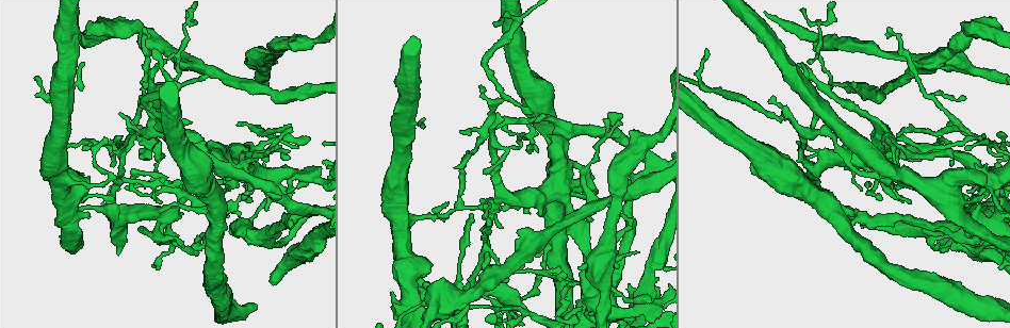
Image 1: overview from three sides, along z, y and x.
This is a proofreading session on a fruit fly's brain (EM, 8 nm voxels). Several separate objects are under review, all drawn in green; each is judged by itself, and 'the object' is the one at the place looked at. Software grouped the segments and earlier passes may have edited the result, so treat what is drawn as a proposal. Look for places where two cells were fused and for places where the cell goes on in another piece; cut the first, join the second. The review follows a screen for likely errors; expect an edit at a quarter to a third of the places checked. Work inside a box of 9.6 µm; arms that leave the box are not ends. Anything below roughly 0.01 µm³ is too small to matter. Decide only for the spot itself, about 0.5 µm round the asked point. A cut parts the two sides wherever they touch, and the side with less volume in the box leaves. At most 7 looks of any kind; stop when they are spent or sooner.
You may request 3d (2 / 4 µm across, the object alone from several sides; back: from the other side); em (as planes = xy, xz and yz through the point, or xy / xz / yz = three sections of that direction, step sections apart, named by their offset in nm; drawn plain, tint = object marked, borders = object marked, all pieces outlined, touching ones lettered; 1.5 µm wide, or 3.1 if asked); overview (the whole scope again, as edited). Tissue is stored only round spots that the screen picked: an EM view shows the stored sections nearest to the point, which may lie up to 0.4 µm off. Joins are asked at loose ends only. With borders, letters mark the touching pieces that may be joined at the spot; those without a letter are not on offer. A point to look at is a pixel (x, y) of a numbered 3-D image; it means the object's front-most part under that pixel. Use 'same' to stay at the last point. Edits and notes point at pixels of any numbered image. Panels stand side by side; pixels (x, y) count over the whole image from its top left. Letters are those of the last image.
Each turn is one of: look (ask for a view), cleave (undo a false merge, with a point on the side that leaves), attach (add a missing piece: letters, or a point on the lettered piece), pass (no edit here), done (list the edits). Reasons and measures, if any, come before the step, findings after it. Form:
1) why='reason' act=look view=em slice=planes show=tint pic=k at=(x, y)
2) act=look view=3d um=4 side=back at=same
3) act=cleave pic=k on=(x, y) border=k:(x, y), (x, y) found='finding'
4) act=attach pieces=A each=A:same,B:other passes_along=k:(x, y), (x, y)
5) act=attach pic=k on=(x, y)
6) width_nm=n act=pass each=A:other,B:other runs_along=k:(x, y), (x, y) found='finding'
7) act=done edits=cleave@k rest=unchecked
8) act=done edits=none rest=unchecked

act=look view=em slice=planes show=borders pic=1 at=(426, 287)

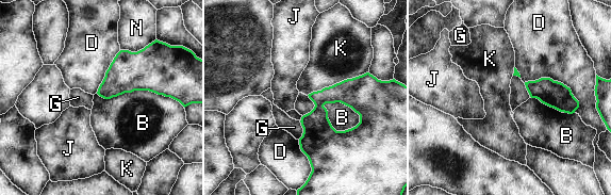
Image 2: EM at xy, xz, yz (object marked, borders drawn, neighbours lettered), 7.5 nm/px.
act=pass each=B:other,D:other,G:other,J:other,K:other,N:other runs_along=2:(366, 76), (319, 104), (317, 158) found='no lettered piece goes on from it'

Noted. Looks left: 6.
why='free end' act=look view=em slice=planes show=borders pic=1 at=(483, 268)

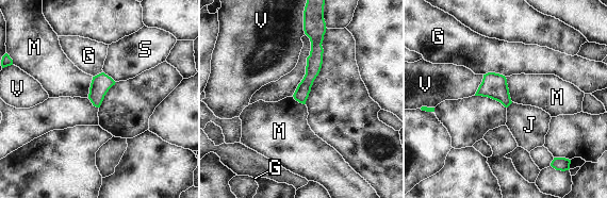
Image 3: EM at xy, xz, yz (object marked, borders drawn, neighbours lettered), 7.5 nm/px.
longest_contact=M:200nm act=attach pieces=J each=G:other,J:same,M:other,S:other,V:other passes_along=3:(494, 85), (509, 104), (529, 125) found='the cell continues'

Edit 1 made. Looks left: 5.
why='free end' act=look view=em slice=planes show=borders pic=1 at=(271, 153)

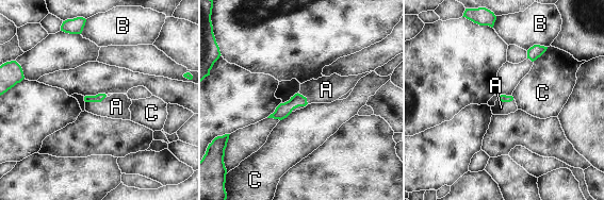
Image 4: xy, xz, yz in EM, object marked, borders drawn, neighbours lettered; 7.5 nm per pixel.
act=attach pieces=A each=A:same,B:other,C:other passes_along=4:(282, 111), (302, 105), (326, 89) found='the cell continues'

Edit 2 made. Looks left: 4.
act=done edits=attach@3,attach@4 rest=unchecked

